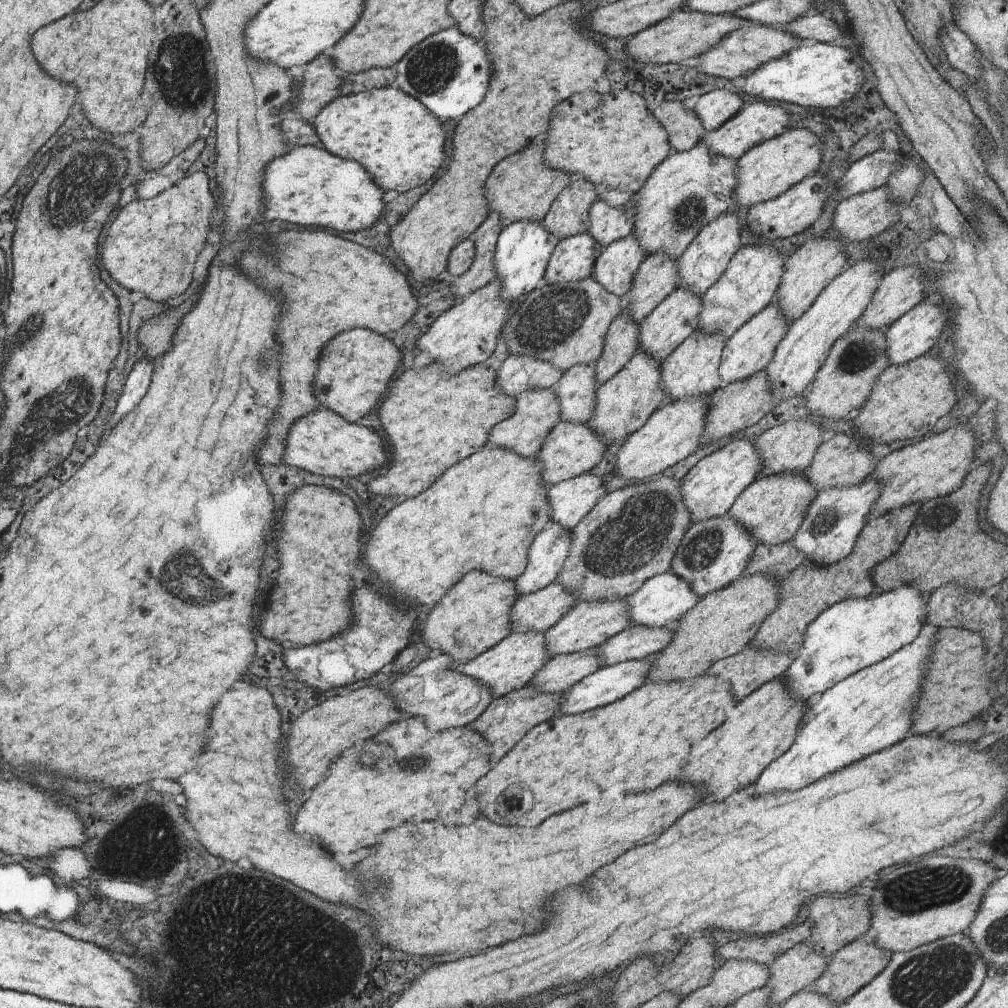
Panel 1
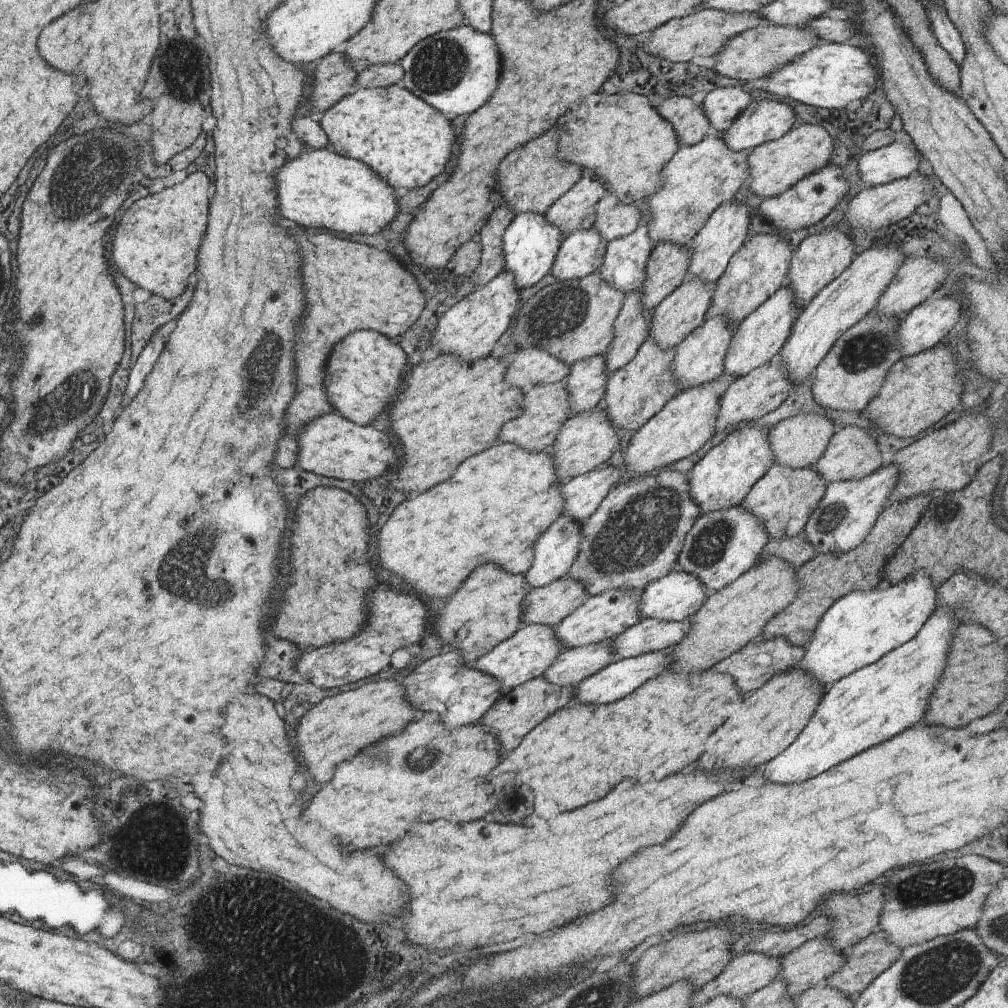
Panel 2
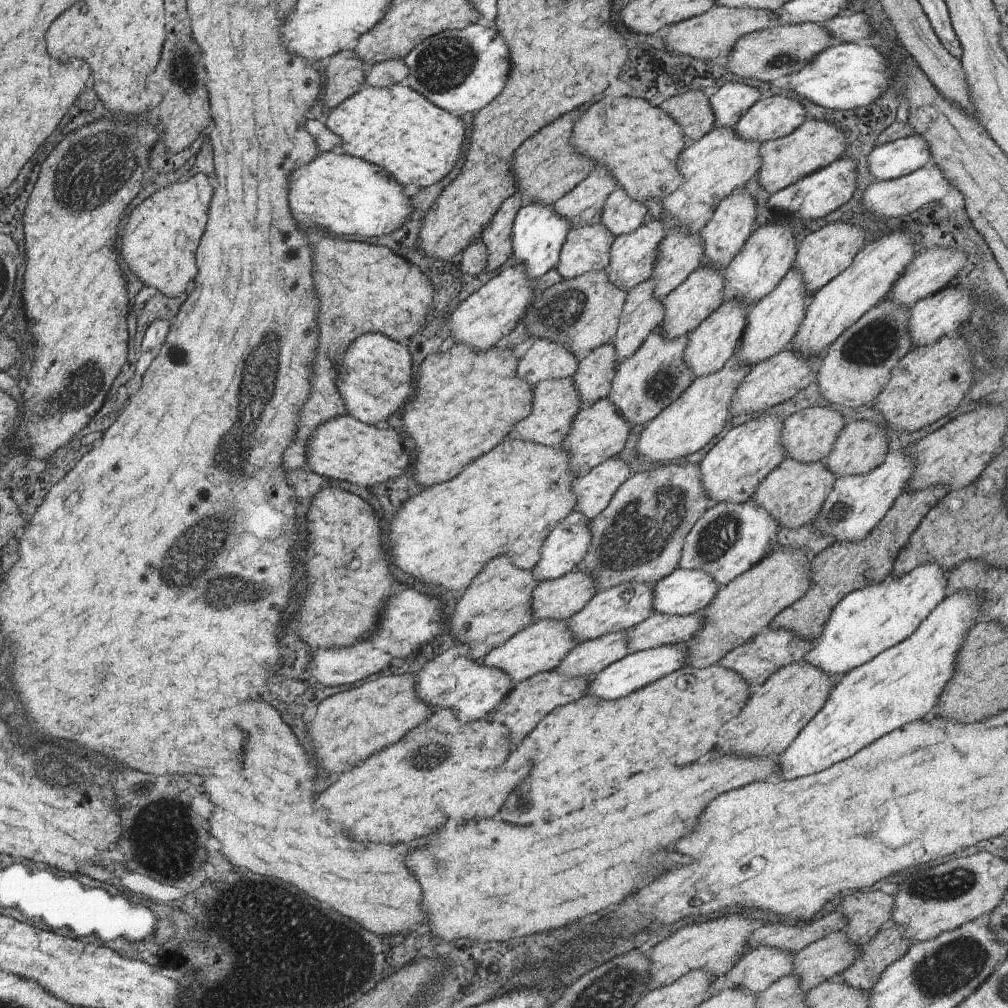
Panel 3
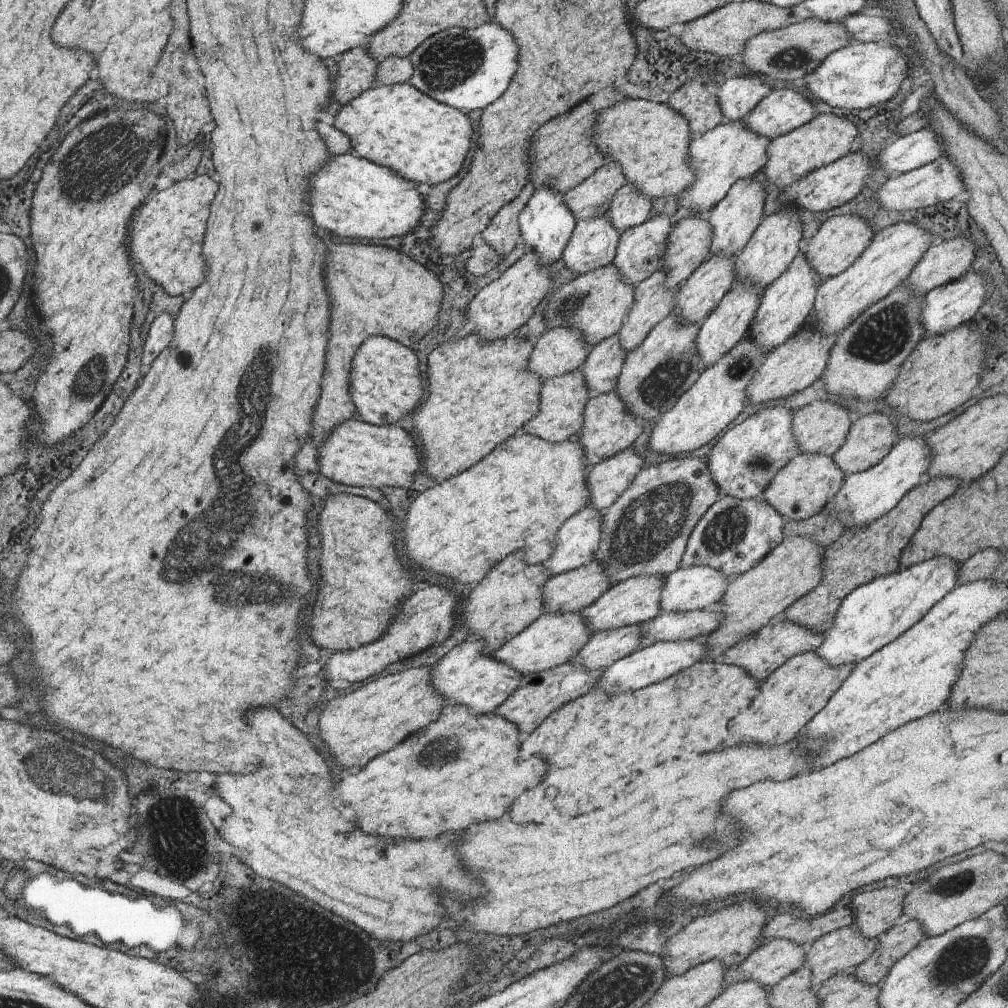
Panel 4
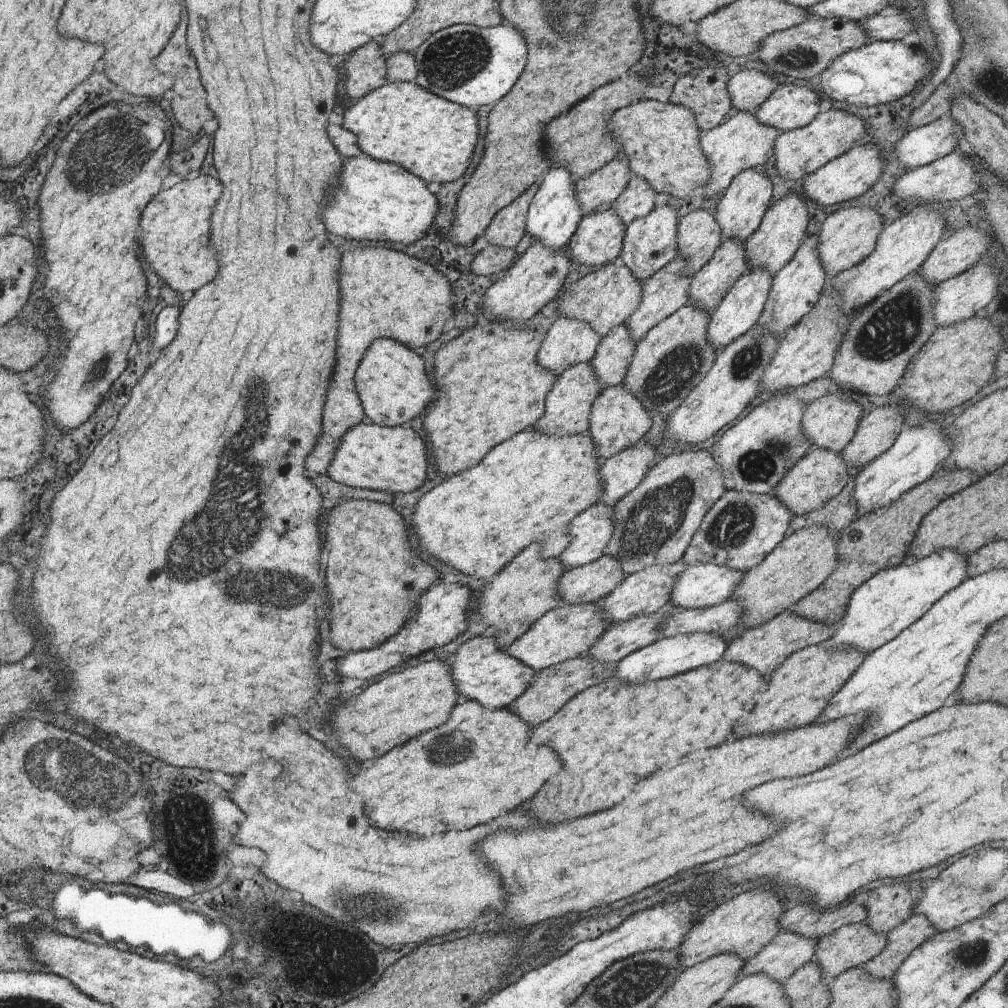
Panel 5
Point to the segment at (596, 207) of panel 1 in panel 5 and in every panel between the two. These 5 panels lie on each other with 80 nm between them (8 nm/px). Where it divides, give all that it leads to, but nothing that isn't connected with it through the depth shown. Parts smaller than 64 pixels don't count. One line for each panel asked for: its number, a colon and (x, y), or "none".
2: (614, 220)
3: (621, 215)
4: (628, 209)
5: (637, 200)

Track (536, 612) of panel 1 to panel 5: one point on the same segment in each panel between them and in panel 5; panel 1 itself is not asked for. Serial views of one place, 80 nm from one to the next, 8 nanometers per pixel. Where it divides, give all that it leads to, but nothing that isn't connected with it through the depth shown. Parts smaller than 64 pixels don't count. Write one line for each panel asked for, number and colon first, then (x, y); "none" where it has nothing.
2: (549, 604)
3: (560, 598)
4: (574, 590)
5: (588, 583)

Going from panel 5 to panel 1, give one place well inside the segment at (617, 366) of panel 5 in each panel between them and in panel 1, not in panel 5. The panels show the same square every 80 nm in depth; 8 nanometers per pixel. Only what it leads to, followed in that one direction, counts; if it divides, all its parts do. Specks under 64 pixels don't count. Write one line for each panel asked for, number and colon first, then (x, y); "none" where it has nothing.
1: (577, 389)
2: (586, 382)
3: (596, 370)
4: (602, 368)

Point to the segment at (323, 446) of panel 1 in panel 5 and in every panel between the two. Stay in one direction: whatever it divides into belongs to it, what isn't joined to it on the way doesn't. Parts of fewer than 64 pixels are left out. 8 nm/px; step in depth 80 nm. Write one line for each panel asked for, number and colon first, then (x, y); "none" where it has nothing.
2: (332, 446)
3: (345, 449)
4: (357, 453)
5: (372, 456)

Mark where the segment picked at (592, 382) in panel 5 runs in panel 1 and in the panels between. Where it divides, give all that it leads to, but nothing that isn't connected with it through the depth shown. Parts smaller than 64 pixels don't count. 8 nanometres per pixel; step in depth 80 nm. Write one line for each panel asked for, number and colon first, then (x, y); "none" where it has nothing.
1: (538, 410)
2: (546, 407)
3: (556, 402)
4: (563, 398)

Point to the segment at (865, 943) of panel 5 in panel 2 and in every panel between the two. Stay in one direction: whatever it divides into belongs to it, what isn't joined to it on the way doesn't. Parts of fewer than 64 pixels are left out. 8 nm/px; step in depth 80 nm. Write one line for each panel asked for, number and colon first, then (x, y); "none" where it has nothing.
2: (809, 965)
3: (826, 958)
4: (844, 949)

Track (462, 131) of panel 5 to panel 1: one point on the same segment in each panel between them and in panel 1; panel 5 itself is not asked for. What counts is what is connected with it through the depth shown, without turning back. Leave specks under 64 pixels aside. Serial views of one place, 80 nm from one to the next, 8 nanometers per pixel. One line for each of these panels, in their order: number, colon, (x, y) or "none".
1: (400, 141)
2: (406, 140)
3: (417, 142)
4: (397, 126)

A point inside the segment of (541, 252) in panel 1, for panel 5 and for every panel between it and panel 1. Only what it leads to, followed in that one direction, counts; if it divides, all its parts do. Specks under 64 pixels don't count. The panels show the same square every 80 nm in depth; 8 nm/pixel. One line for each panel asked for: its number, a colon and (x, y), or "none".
2: (530, 245)
3: (539, 232)
4: (545, 226)
5: (554, 213)

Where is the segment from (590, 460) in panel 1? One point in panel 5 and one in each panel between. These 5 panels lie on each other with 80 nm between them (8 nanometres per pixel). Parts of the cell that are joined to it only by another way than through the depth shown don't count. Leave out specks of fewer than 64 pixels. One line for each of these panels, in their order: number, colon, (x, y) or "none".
2: (587, 439)
3: (599, 432)
4: (608, 428)
5: (619, 420)

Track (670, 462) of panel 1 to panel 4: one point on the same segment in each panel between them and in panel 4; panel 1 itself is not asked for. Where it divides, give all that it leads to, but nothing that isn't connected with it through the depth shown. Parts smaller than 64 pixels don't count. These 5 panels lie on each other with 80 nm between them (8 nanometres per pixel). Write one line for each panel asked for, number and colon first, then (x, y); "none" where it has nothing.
2: (686, 423)
3: (683, 428)
4: (720, 394)

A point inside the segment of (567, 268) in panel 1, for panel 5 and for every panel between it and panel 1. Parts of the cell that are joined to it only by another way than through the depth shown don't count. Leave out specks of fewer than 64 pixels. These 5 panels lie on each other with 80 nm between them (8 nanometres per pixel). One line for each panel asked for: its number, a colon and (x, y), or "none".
2: (582, 252)
3: (587, 248)
4: (592, 245)
5: (598, 239)

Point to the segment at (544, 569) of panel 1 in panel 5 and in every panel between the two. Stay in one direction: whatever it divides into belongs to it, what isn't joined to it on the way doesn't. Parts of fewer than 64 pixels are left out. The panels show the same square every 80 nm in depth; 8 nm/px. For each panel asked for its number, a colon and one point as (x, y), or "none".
2: (555, 552)
3: (564, 549)
4: (576, 543)
5: (591, 531)

